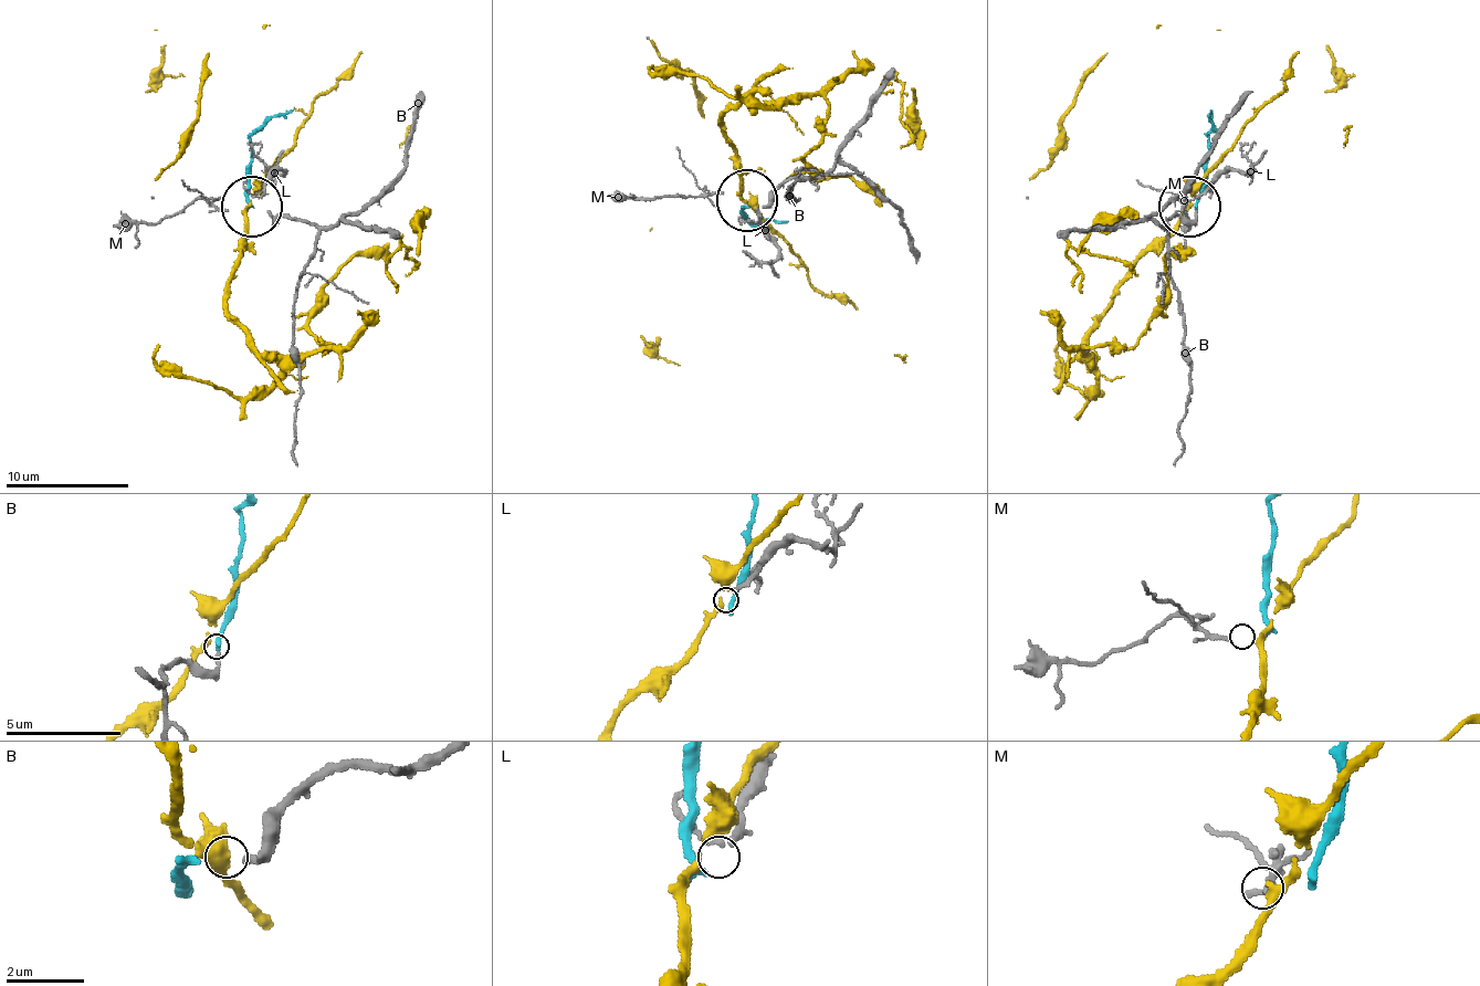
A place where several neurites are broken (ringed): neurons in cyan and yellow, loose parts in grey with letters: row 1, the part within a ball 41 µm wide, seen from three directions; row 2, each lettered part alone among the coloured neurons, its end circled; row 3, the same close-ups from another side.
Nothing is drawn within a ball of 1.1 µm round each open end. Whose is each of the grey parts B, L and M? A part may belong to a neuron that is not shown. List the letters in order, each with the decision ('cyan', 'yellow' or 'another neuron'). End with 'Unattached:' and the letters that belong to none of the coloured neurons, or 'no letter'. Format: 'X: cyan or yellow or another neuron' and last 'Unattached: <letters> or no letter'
B: cyan
L: another neuron
M: yellow
Unattached: L

